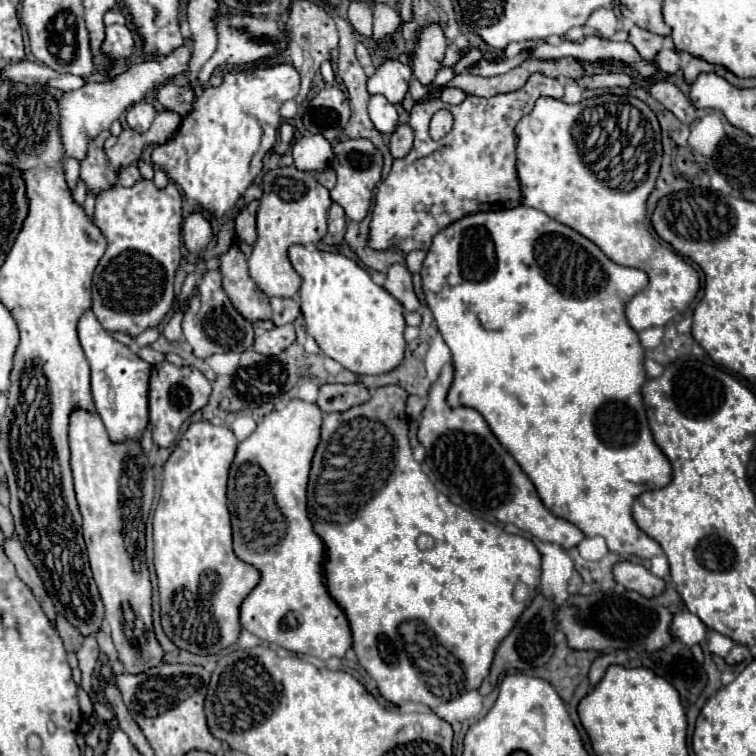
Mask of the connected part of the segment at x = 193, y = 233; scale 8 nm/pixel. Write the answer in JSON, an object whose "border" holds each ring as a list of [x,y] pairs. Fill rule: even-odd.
{"border":[[[202,210],[192,212],[184,218],[182,232],[184,232],[184,244],[190,252],[200,252],[214,240],[214,230],[212,230],[210,216]]]}

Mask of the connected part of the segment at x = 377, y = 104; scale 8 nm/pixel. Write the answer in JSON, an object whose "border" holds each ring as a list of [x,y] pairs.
{"border":[[[382,94],[372,96],[370,102],[368,102],[368,114],[370,114],[370,120],[374,122],[378,132],[392,134],[396,130],[398,112],[396,112],[394,104],[390,104],[386,100],[386,96],[382,96]]]}

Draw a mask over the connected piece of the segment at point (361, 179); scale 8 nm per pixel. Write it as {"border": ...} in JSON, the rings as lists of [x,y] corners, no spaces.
{"border":[[[346,138],[346,140],[340,140],[340,142],[334,144],[334,162],[332,162],[332,168],[338,174],[336,186],[330,190],[332,202],[340,204],[350,220],[360,222],[366,216],[368,208],[370,208],[372,190],[378,184],[380,174],[382,174],[382,156],[380,156],[380,152],[366,138],[354,138],[354,140]]]}

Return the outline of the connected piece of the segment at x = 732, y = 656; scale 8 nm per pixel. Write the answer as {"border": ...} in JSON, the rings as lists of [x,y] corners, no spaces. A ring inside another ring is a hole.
{"border":[[[734,646],[730,652],[728,652],[728,656],[724,658],[730,666],[734,666],[734,664],[740,664],[742,660],[750,660],[750,650],[746,648],[746,646]]]}

